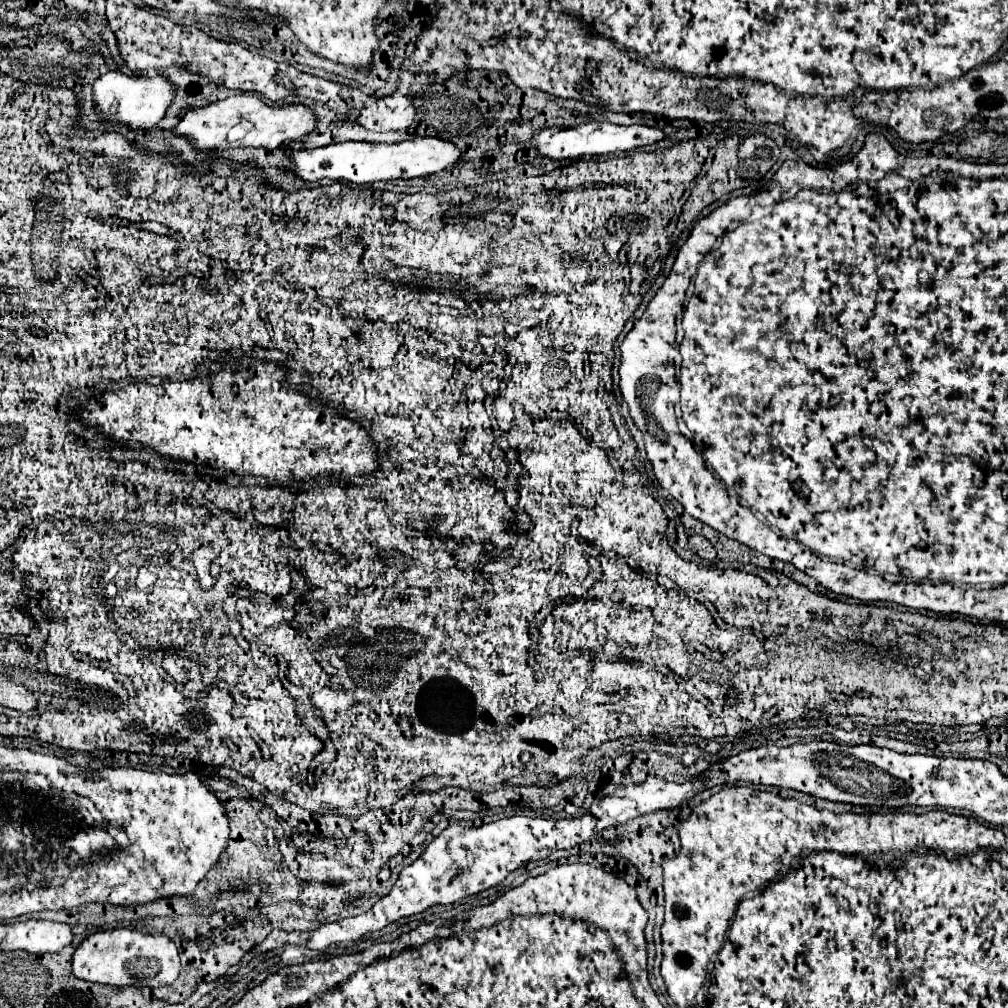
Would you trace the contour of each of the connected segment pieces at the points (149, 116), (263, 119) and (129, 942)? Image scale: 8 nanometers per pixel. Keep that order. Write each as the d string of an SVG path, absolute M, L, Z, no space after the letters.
M114 70L114 72L104 72L94 82L94 104L100 116L128 124L132 130L154 128L166 116L166 108L168 104L172 104L174 94L176 94L176 84L172 84L170 80L166 80L166 76L160 76L160 74L130 76Z
M236 94L218 102L212 102L204 108L196 108L188 112L182 122L172 128L172 134L186 136L198 150L226 150L238 146L266 146L270 150L278 148L282 142L298 140L316 130L318 118L306 104L284 104L284 106L268 106L254 94Z
M132 928L100 930L84 938L72 960L72 974L88 982L104 982L112 986L148 986L158 988L172 984L180 974L180 956L176 944L160 934L142 934Z

